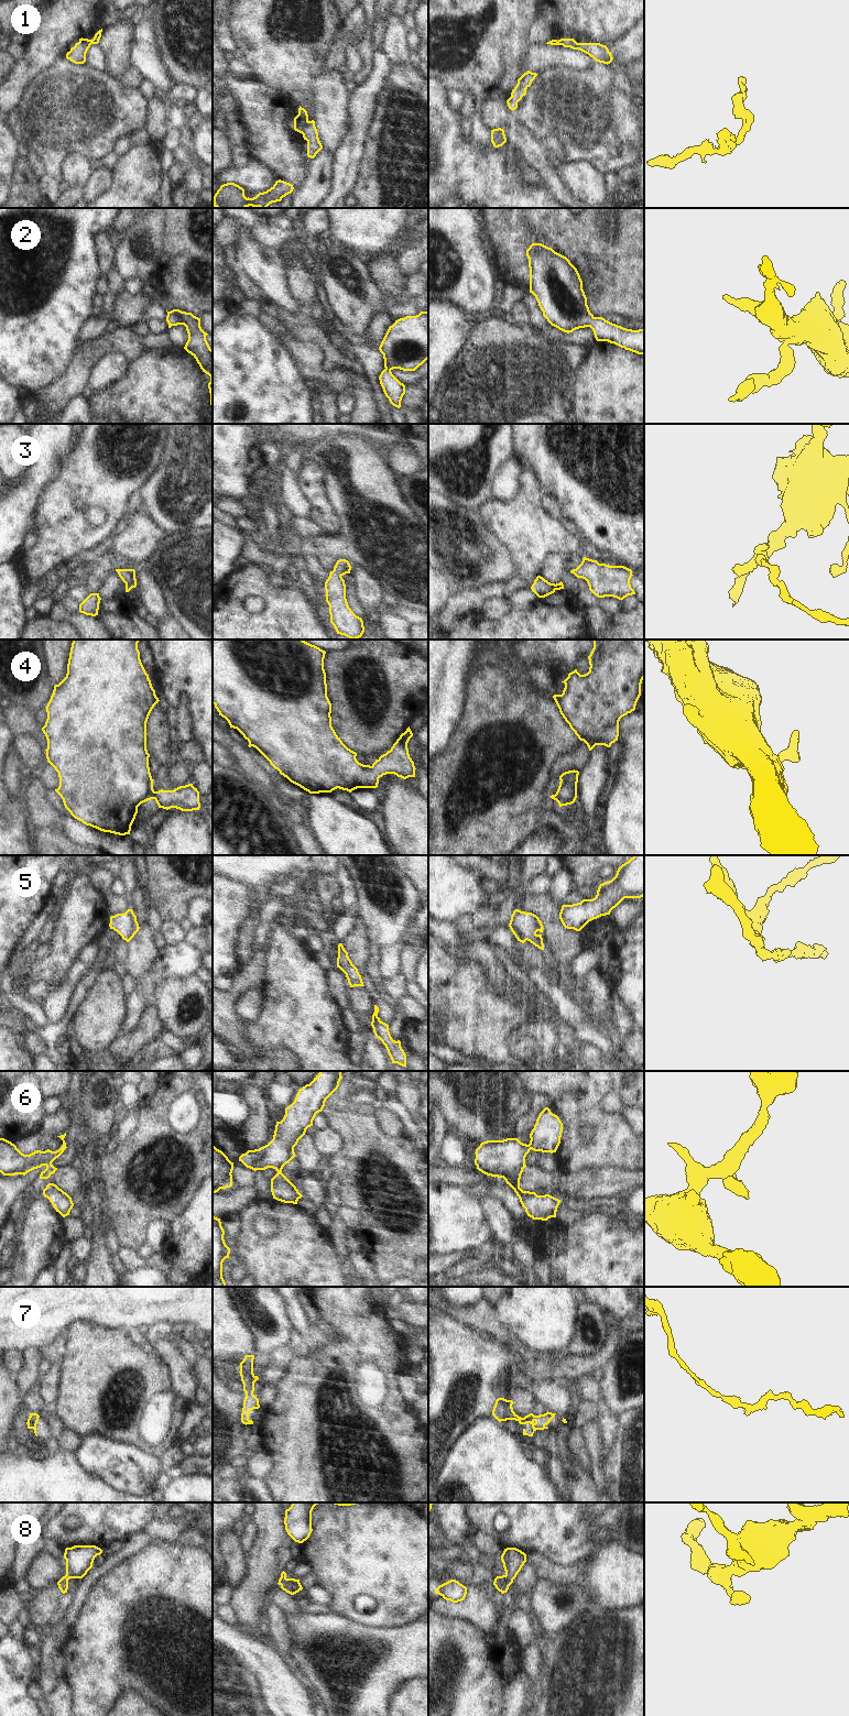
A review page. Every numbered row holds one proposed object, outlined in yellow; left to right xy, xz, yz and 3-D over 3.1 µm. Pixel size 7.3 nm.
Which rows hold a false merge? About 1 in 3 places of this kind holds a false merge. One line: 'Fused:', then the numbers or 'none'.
Fused: 1

